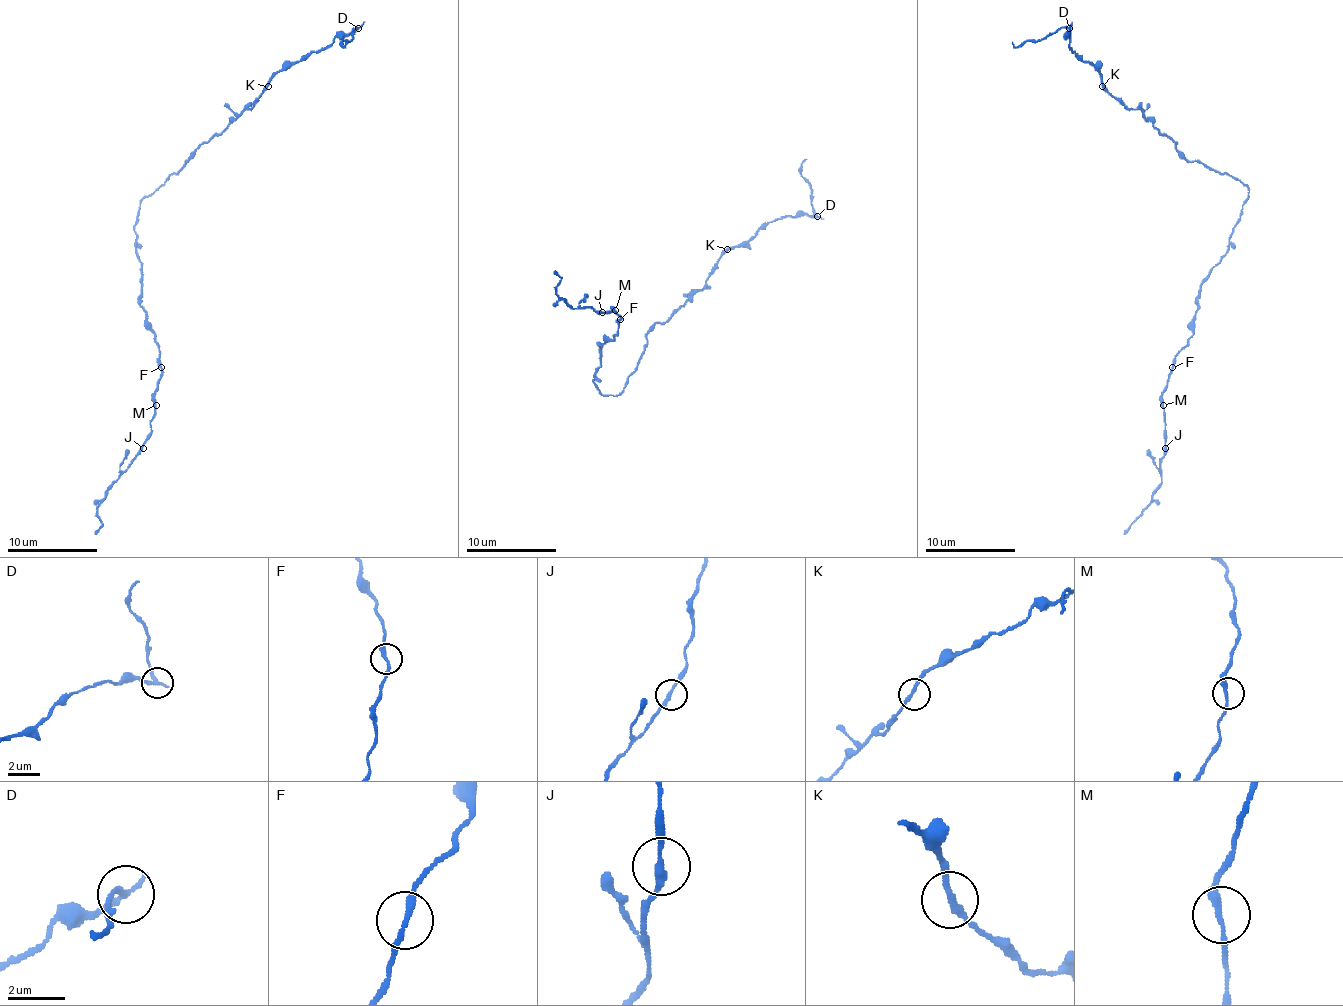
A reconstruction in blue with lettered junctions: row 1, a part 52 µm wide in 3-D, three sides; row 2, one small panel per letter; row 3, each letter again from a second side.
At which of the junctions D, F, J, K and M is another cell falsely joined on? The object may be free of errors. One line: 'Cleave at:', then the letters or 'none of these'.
Cleave at: D

